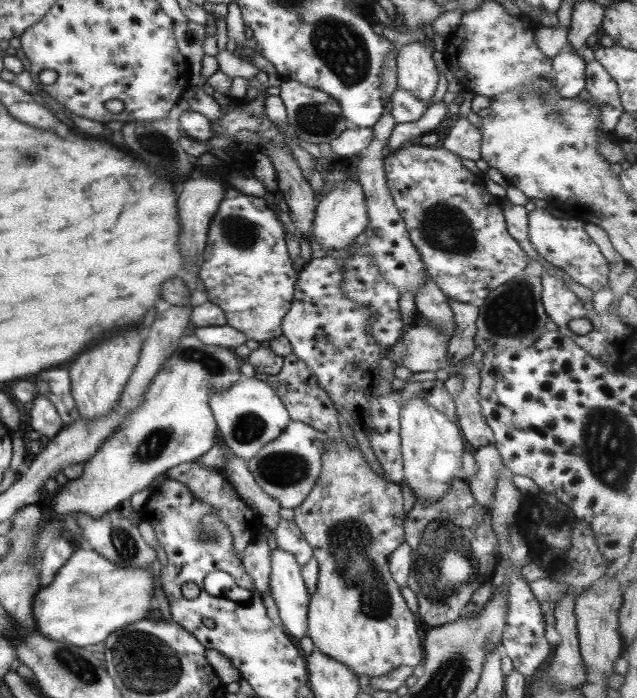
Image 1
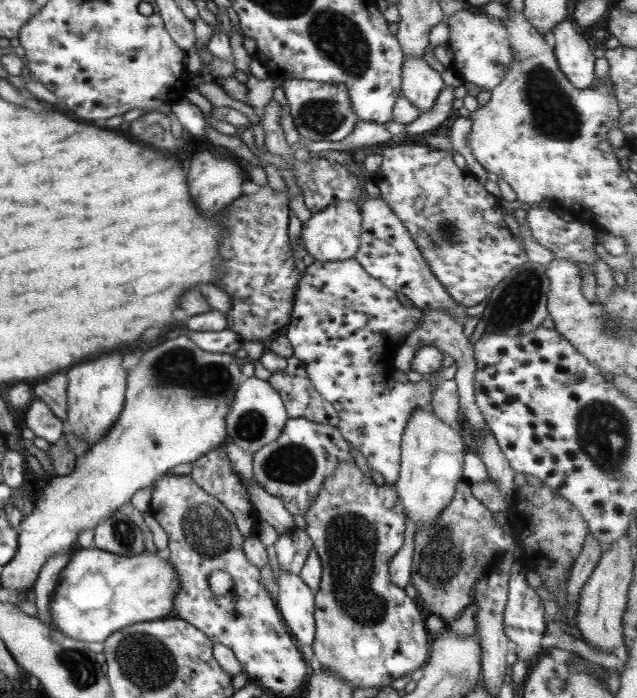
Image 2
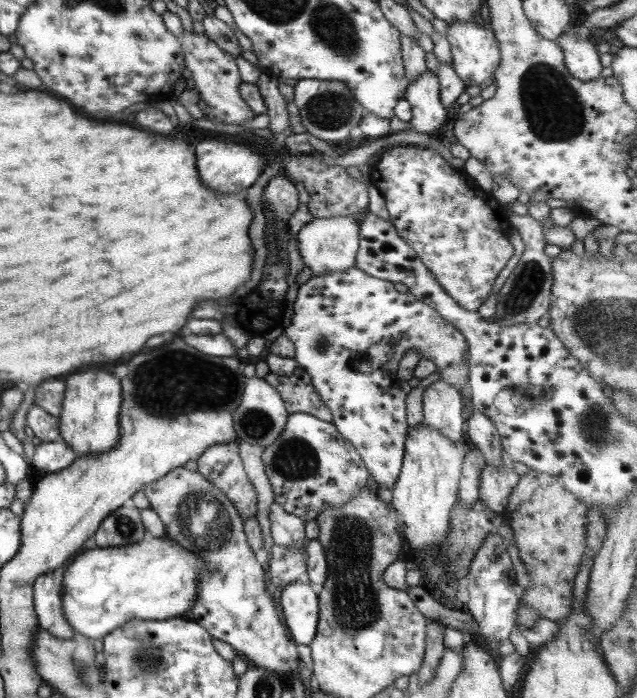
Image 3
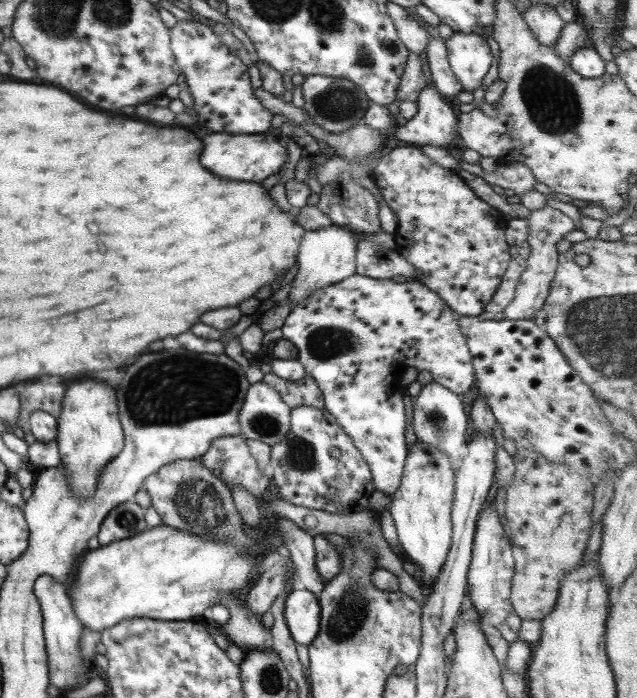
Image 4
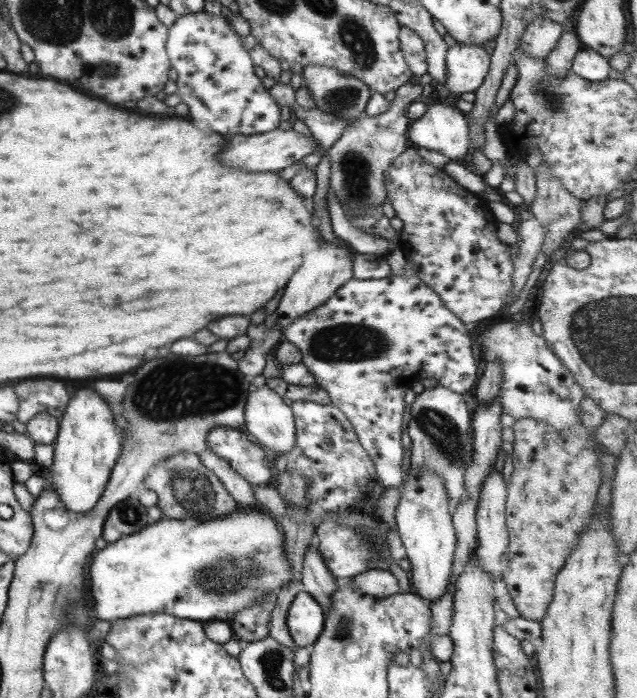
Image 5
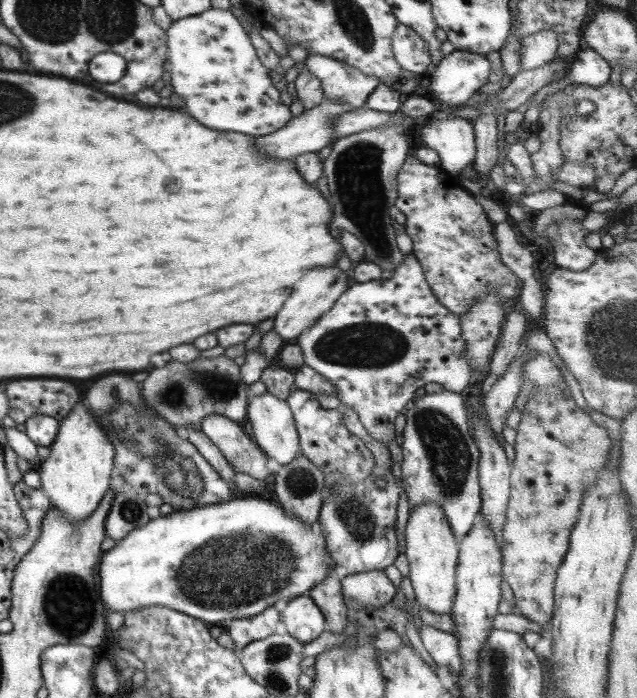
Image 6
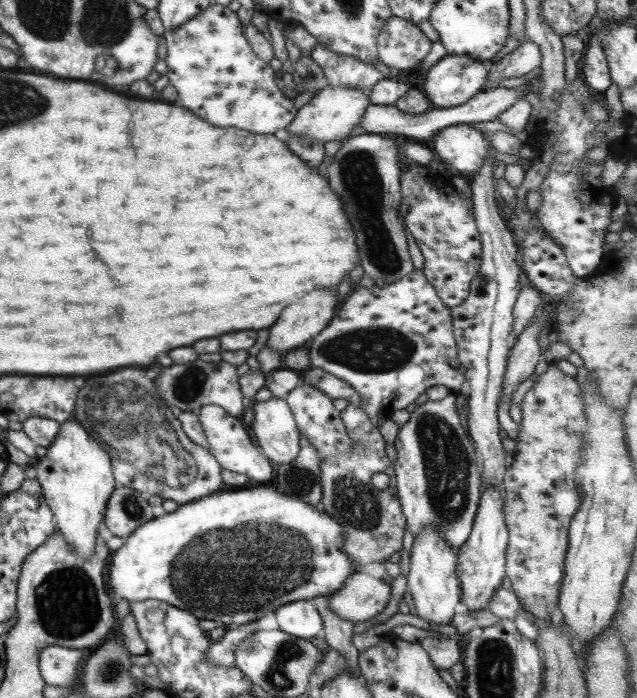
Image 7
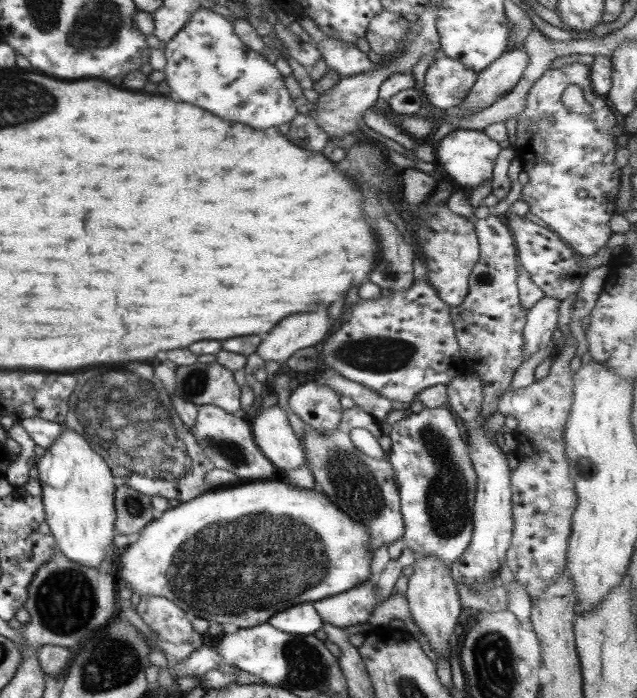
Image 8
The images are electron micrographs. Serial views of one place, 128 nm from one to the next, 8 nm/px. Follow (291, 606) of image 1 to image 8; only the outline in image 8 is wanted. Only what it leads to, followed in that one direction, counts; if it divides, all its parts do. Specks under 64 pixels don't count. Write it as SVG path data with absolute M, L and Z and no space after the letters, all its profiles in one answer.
M304 603L291 607L272 616L267 623L274 629L288 634L314 635L323 629L322 618L315 611L312 603Z

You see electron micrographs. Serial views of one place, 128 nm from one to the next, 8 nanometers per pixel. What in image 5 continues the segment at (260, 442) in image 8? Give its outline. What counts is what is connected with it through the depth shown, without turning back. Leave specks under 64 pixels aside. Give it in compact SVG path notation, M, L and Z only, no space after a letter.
M268 385L255 389L252 388L245 404L245 424L243 430L255 436L262 447L270 448L278 456L290 452L296 440L295 418L290 403Z

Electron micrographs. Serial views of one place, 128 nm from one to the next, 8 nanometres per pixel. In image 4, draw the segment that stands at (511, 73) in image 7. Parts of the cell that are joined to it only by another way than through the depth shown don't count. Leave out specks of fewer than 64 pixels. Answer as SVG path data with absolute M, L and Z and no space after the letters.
M530 5L523 14L526 24L533 30L540 44L554 46L565 25L556 7Z

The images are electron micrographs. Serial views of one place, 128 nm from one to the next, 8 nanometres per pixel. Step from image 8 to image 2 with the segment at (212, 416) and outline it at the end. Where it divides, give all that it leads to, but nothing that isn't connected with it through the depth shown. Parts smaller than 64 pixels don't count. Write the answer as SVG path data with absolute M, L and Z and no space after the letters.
M221 447L207 452L194 461L189 477L193 478L194 482L198 483L198 486L203 488L210 496L217 498L233 514L237 529L242 534L244 541L249 536L256 534L257 524L260 521L259 514L248 498L246 487L243 485L243 478L234 471L232 463L230 463Z

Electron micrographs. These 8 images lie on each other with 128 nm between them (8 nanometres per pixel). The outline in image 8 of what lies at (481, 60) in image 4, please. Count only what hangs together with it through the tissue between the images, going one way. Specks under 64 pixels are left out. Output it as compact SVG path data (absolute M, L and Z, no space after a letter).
M439 54L426 72L423 91L431 105L448 111L464 103L476 85L476 76L477 73L472 68L466 68L462 62Z

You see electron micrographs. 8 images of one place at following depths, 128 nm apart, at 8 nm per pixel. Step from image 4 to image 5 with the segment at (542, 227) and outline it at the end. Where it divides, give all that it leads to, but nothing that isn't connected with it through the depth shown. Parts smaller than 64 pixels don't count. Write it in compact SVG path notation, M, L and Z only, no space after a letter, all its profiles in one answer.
M542 164L538 167L537 173L537 195L534 199L534 203L530 205L531 216L538 219L545 227L546 232L542 243L541 251L547 254L547 258L550 257L552 252L556 252L562 242L563 238L566 238L582 219L582 204L585 202L580 201L573 194L570 194L562 185L559 180L555 179L555 176L549 170L549 166Z

